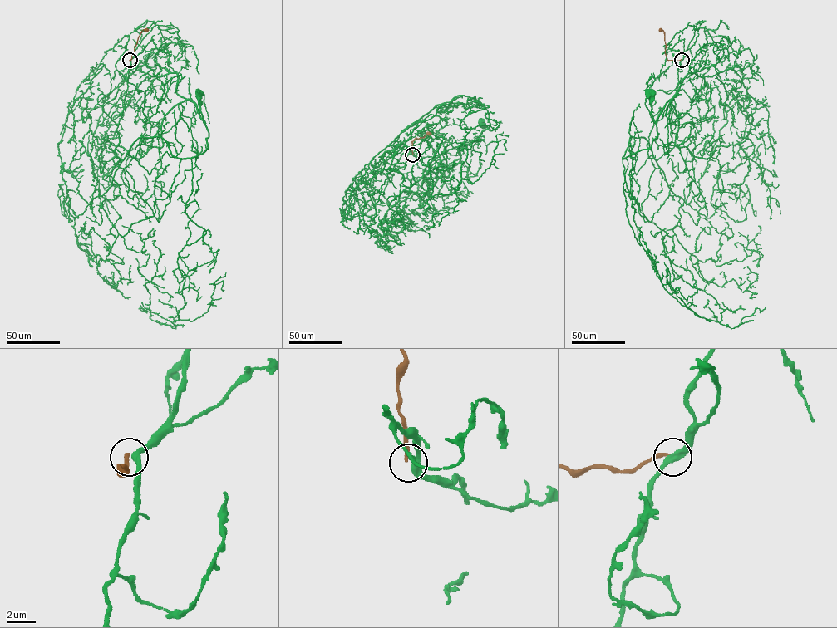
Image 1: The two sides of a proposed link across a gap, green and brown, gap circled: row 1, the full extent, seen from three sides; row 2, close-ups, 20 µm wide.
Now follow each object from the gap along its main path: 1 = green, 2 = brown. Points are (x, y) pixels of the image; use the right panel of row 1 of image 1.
1: (681, 60), (668, 149), (656, 159), (644, 138), (631, 136), (622, 158), (648, 149), (657, 138), (650, 93)
2: (681, 60), (667, 60), (664, 31), (660, 30)

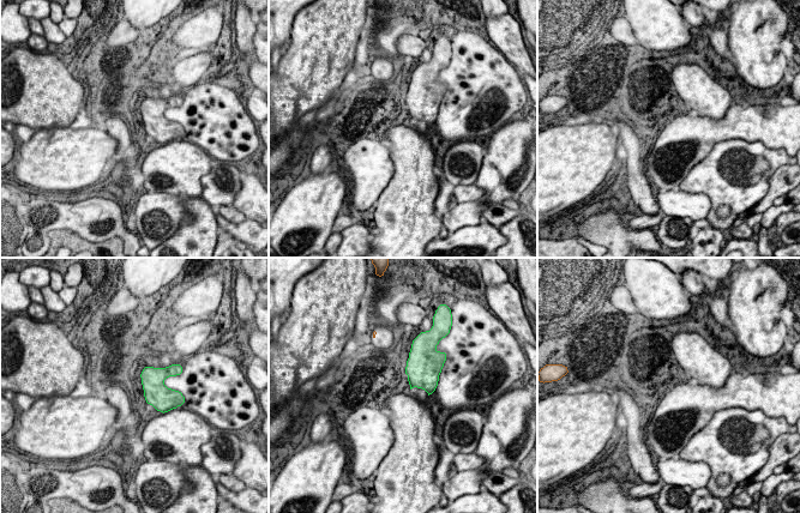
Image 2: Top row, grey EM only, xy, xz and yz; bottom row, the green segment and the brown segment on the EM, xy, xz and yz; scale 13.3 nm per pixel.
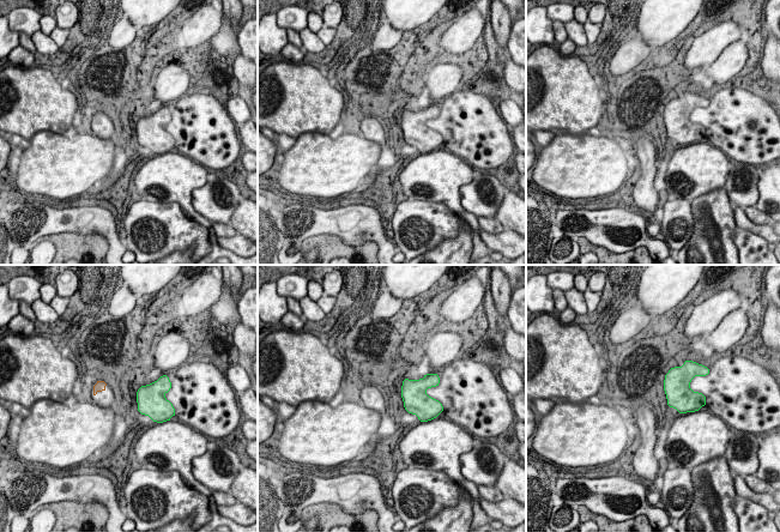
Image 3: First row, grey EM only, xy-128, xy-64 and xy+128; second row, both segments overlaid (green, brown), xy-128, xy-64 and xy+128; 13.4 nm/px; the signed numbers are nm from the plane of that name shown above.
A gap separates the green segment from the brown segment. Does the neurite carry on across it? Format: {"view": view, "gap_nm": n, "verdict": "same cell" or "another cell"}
{"view": "xz", "gap_nm": 500, "verdict": "another cell"}

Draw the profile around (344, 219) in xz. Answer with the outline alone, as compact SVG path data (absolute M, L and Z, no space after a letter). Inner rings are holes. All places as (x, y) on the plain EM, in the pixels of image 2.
M342 211L335 219L333 227L332 227L332 234L333 233L341 233L345 228L353 225L355 223L354 218L349 212Z

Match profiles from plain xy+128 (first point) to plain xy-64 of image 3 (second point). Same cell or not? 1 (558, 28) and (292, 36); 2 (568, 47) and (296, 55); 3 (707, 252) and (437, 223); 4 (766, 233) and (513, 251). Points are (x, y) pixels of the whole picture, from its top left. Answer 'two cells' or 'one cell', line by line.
1: one cell
2: one cell
3: two cells
4: one cell

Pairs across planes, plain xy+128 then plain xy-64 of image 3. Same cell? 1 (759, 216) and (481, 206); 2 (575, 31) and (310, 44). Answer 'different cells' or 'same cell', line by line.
1: different cells
2: same cell

